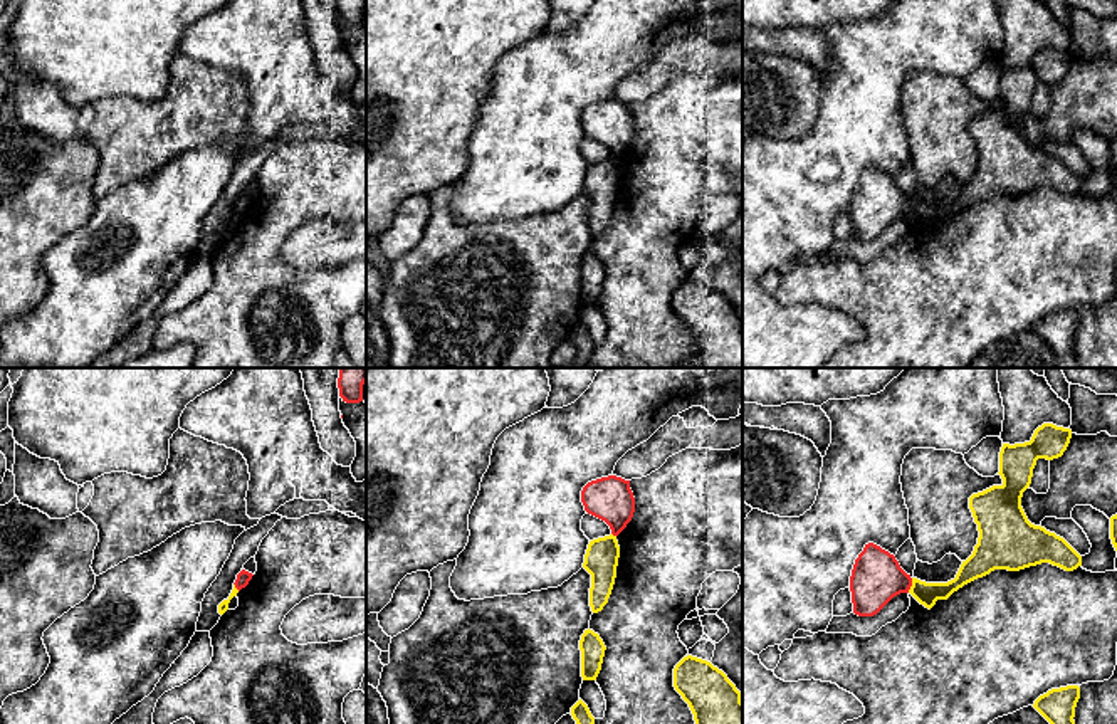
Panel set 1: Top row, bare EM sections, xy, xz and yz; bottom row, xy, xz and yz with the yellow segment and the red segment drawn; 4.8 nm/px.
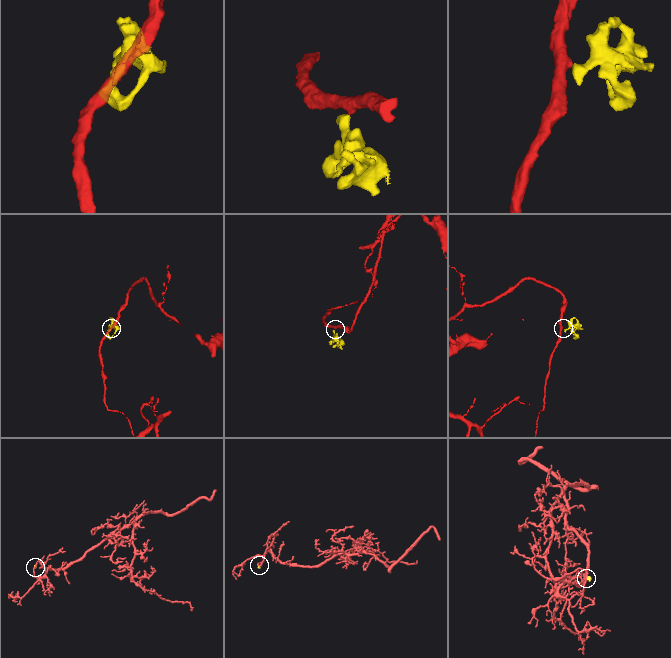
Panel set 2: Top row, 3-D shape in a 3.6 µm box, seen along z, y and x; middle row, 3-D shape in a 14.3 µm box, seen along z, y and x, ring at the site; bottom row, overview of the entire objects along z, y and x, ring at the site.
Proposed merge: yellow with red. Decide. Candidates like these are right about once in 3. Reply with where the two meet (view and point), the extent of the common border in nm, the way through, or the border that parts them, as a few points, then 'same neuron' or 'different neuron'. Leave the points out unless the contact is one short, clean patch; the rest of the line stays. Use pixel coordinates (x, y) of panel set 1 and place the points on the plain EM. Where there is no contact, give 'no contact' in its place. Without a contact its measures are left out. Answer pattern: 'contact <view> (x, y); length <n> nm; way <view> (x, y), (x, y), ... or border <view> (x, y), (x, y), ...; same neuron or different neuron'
contact yz (912, 209); length 80 nm; border yz (912, 202), (907, 215); different neuron

